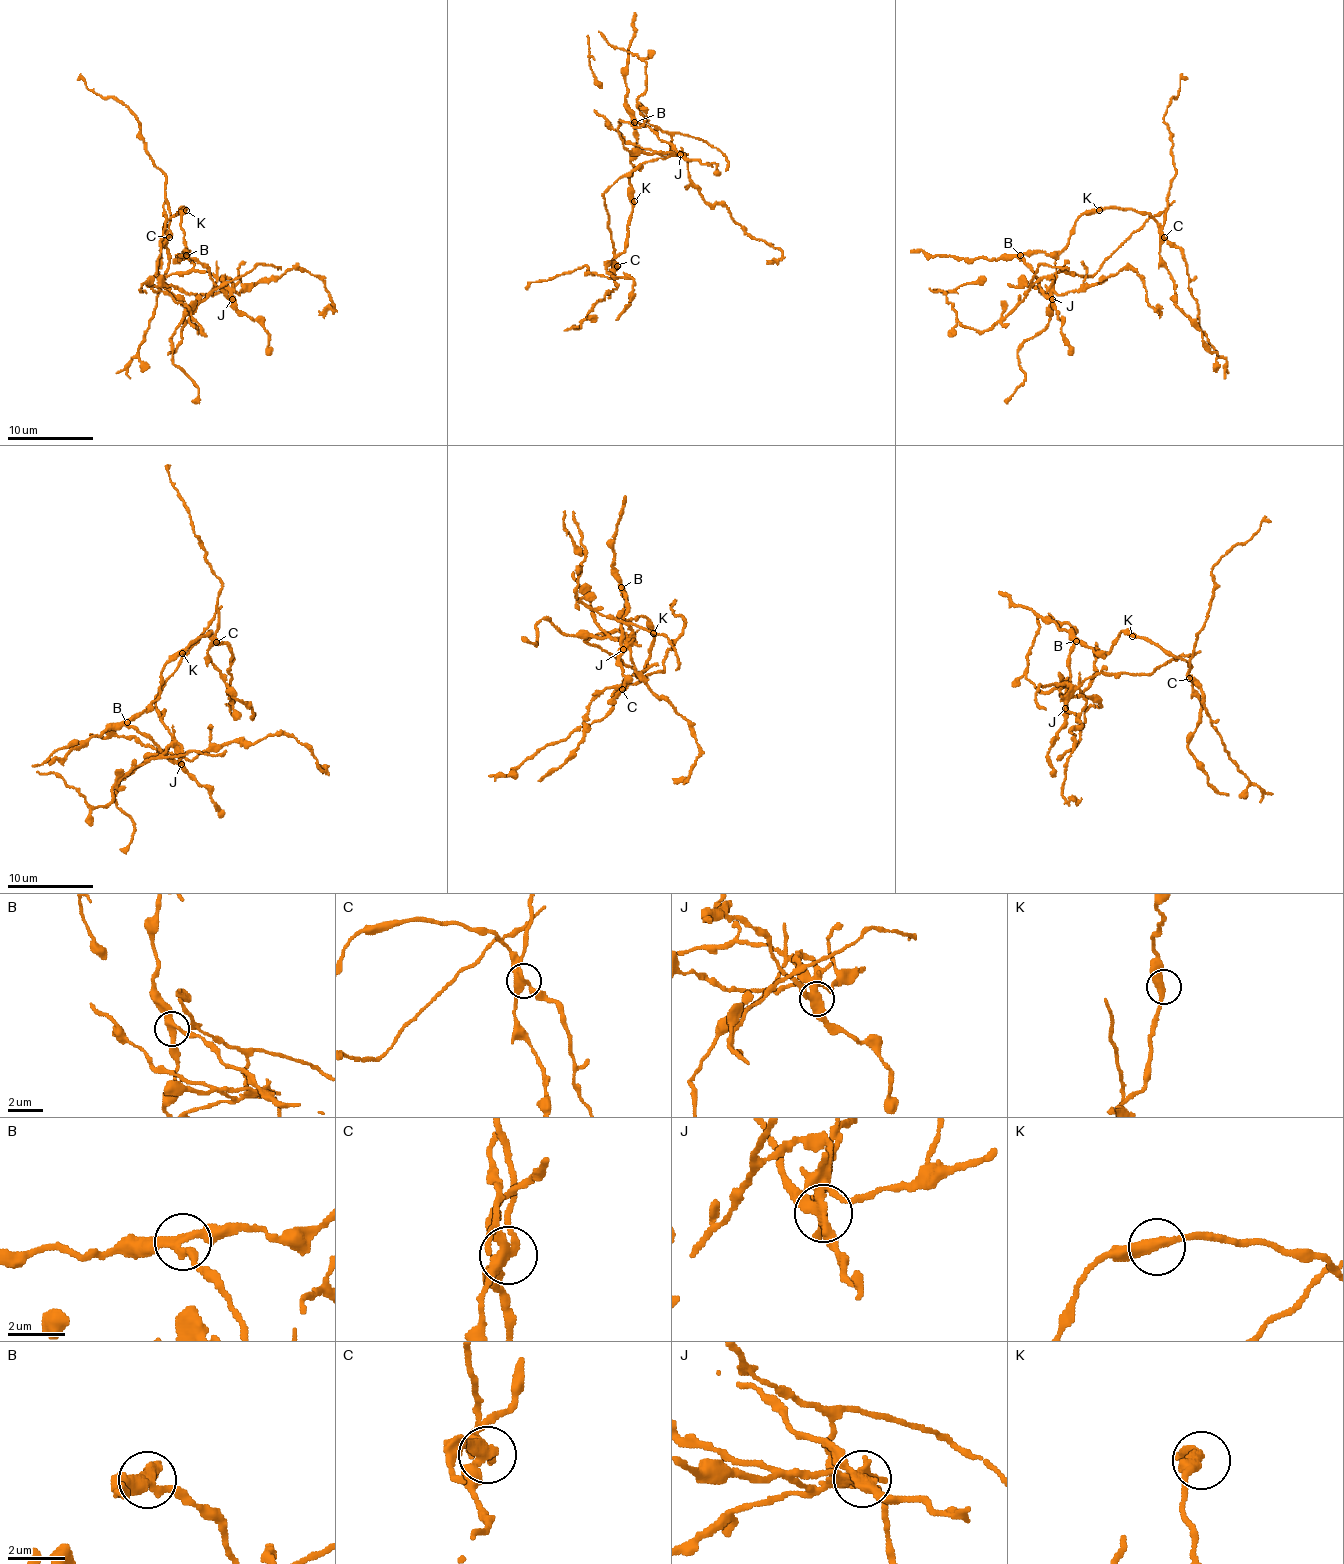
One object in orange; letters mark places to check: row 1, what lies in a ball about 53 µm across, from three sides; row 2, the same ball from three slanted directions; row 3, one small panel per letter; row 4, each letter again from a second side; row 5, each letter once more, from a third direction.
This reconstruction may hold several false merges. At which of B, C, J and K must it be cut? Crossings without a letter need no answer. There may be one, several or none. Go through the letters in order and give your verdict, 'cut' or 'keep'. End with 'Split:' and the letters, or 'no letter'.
B: keep
C: cut
J: cut
K: keep
Split: C, J

